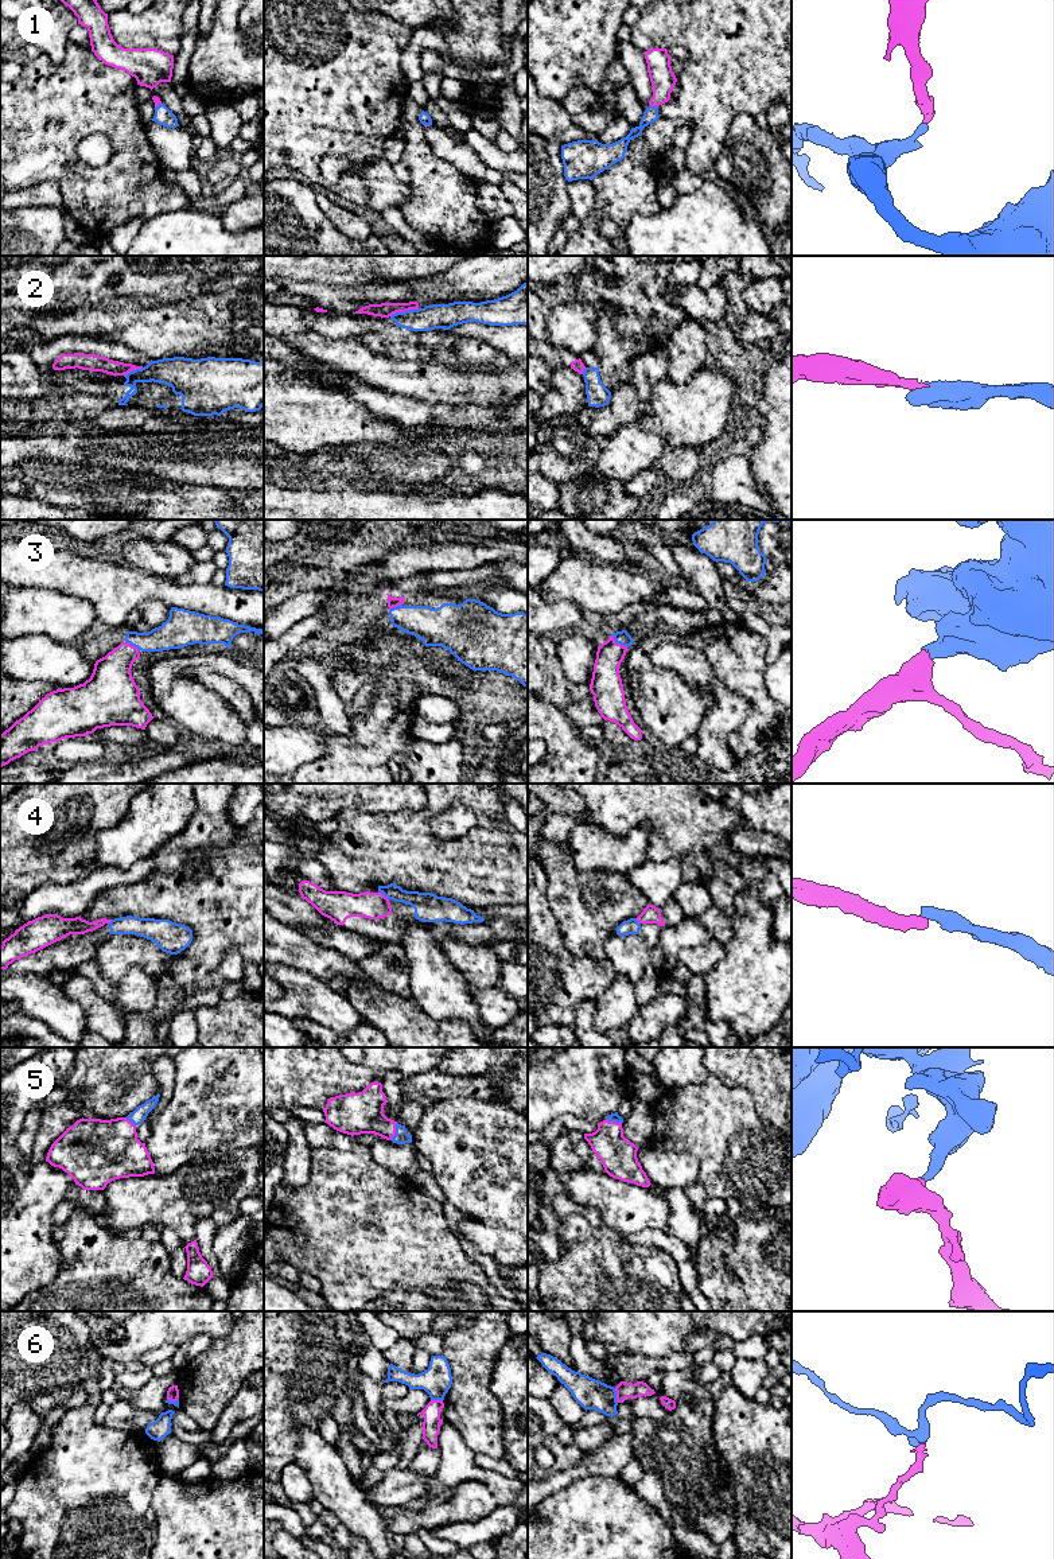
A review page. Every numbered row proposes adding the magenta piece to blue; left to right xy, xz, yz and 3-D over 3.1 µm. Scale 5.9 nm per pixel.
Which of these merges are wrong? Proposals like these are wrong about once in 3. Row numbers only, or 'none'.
2, 4, 6

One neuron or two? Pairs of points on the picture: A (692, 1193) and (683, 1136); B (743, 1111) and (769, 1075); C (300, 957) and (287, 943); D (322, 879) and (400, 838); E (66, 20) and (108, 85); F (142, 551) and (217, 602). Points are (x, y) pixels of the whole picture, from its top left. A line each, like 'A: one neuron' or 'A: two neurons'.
A: two neurons
B: two neurons
C: one neuron
D: two neurons
E: two neurons
F: two neurons

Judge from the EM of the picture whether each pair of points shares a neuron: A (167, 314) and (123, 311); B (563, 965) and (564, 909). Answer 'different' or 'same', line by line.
A: same
B: different

